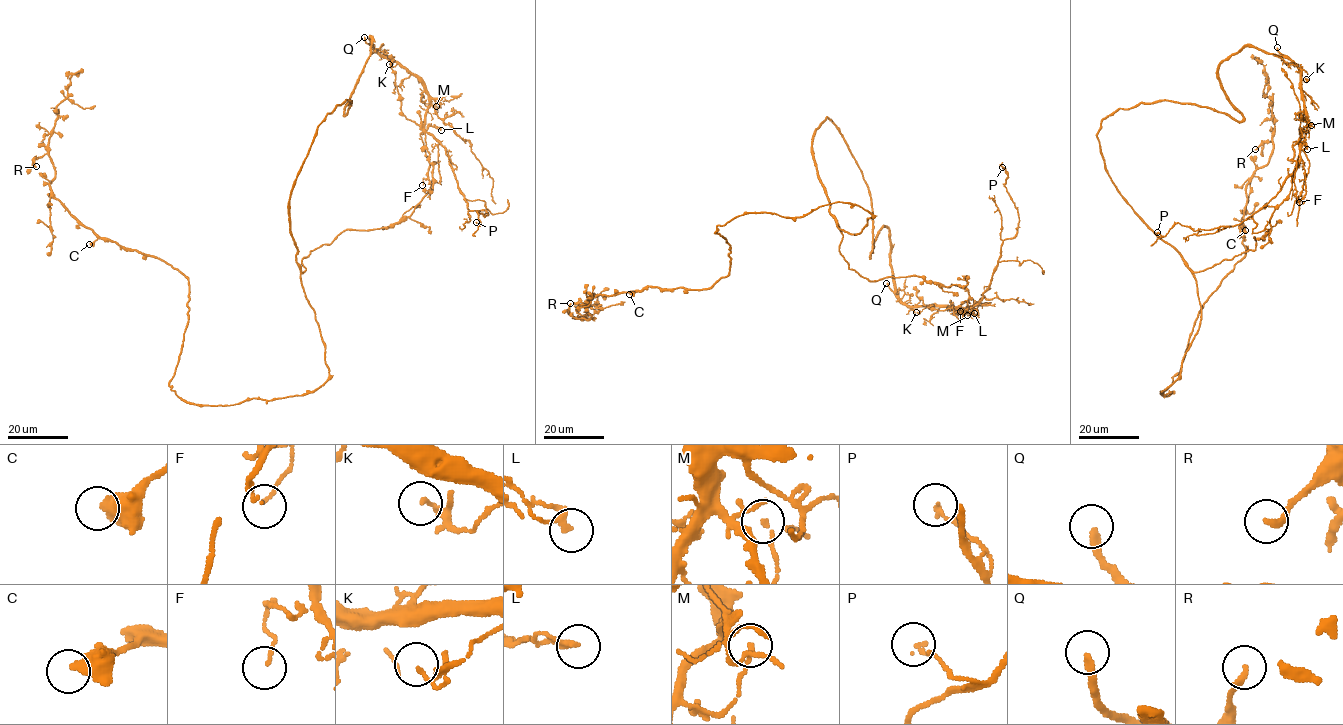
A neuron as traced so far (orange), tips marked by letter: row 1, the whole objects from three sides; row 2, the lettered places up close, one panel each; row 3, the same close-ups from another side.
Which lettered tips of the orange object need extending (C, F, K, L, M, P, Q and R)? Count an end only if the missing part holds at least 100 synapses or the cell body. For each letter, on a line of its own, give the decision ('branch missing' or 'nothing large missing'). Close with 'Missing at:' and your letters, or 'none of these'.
C: nothing large missing
F: nothing large missing
K: nothing large missing
L: nothing large missing
M: nothing large missing
P: nothing large missing
Q: branch missing
R: nothing large missing
Missing at: Q

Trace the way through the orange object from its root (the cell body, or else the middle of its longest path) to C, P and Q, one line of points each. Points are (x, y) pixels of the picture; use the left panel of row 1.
C: (322, 385), (271, 400), (186, 403), (169, 381), (188, 320), (187, 279), (116, 242), (89, 244)
P: (322, 385), (301, 261), (347, 229), (405, 221), (433, 186), (425, 132), (467, 208), (487, 212), (476, 222)
Q: (322, 385), (325, 343), (301, 261), (347, 229), (405, 221), (433, 183), (426, 86), (364, 37)

